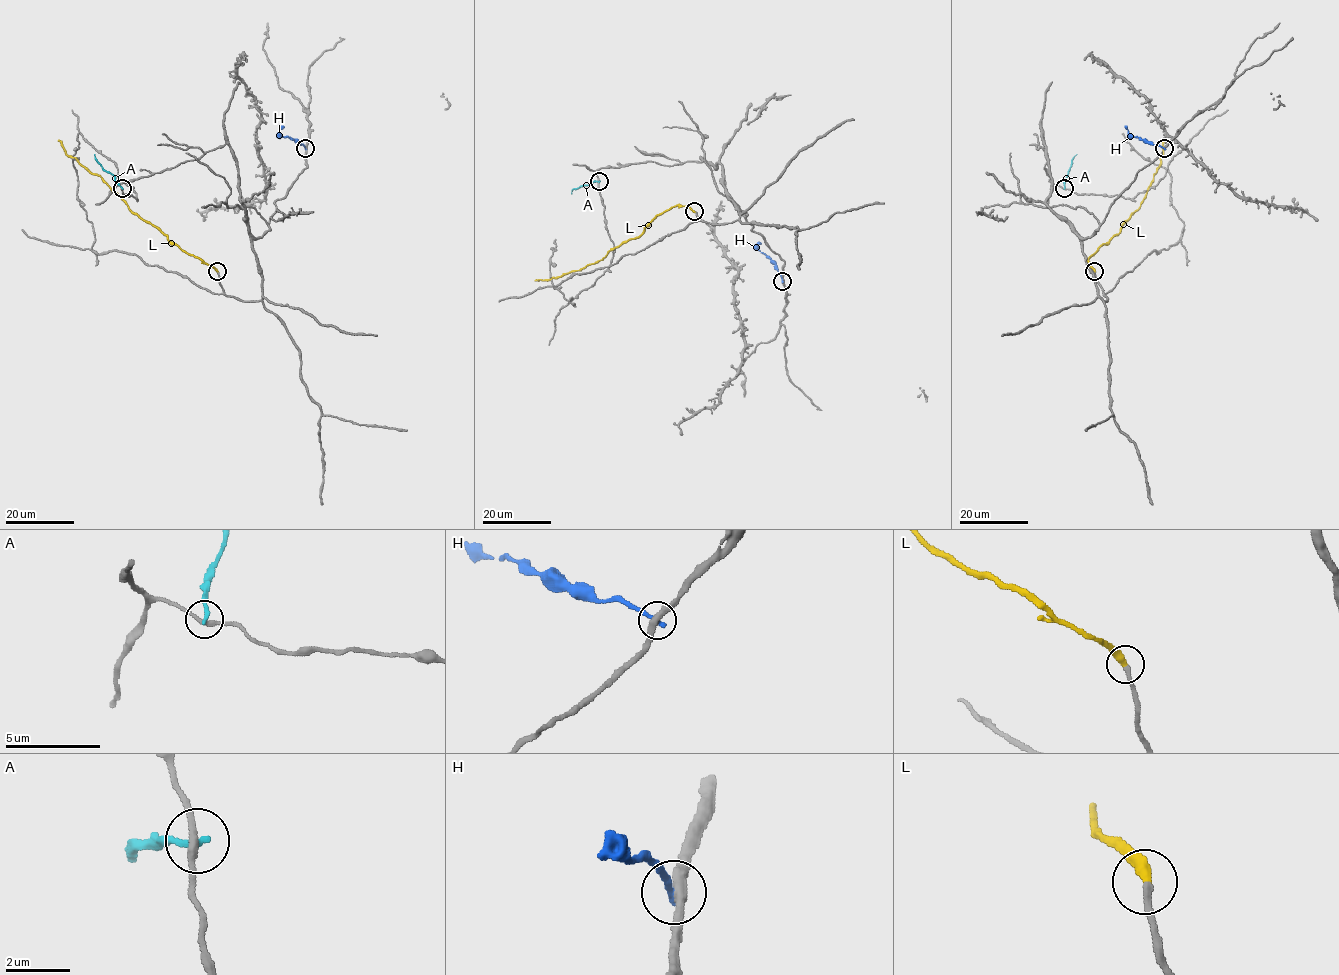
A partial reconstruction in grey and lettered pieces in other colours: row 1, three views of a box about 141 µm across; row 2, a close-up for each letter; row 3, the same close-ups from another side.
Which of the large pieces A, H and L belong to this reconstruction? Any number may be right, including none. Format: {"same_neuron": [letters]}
{"same_neuron": ["L"]}

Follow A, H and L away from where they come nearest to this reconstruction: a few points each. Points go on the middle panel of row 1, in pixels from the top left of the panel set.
A: (599, 181), (574, 188), (571, 193)
H: (783, 281), (776, 266), (756, 245), (760, 243)
L: (694, 211), (688, 206), (671, 207), (660, 213), (638, 237), (611, 249), (604, 257), (579, 270), (535, 281)

